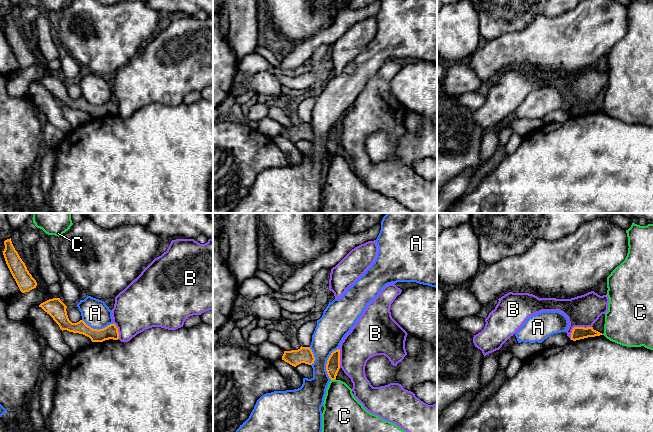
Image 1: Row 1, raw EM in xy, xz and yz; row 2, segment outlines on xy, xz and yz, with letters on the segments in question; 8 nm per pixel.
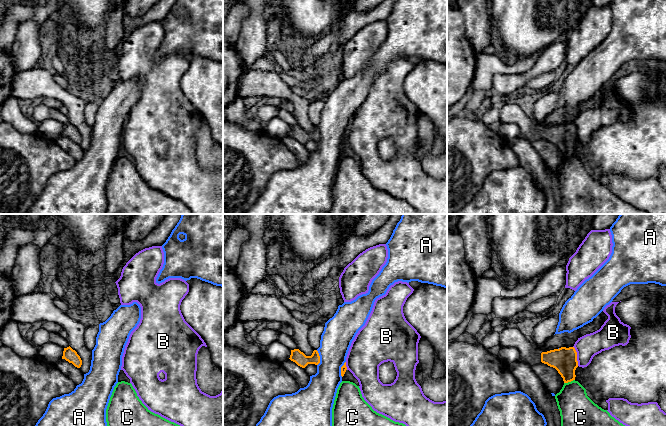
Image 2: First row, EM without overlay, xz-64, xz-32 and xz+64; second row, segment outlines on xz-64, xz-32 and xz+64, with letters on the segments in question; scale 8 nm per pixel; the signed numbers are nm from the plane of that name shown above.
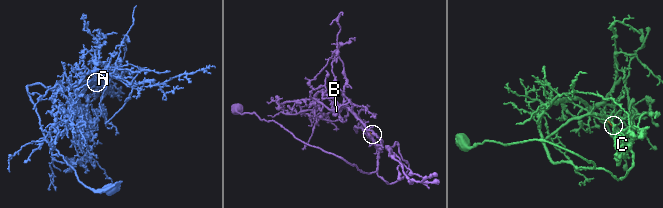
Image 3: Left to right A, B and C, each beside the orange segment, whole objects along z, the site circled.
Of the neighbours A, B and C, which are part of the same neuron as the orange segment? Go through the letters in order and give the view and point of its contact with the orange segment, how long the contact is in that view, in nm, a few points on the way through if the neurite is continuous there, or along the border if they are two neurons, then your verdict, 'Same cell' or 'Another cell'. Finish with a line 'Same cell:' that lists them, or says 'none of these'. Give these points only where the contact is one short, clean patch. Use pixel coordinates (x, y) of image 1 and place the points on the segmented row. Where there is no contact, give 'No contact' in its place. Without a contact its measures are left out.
A: Touches orange at xz (327, 363). Shared border 260 nm. Boundary: xz (338, 348), (331, 353), (327, 360), (326, 373), (330, 379). Another cell
B: Touches orange at yz (576, 327). Shared border 200 nm. Boundary: yz (591, 326), (574, 327), (570, 339). Another cell
C: Touches orange at xz (333, 379). Shared border 40 nm. Boundary: xz (335, 378), (331, 380). Another cell
Same cell: none of these

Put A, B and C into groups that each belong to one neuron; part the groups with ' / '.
A / B / C

